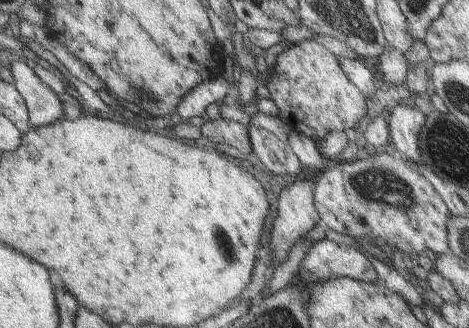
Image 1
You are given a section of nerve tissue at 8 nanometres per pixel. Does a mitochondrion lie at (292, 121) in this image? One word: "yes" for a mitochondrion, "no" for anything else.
no

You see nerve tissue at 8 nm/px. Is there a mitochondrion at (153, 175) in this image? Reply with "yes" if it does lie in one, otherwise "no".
no

